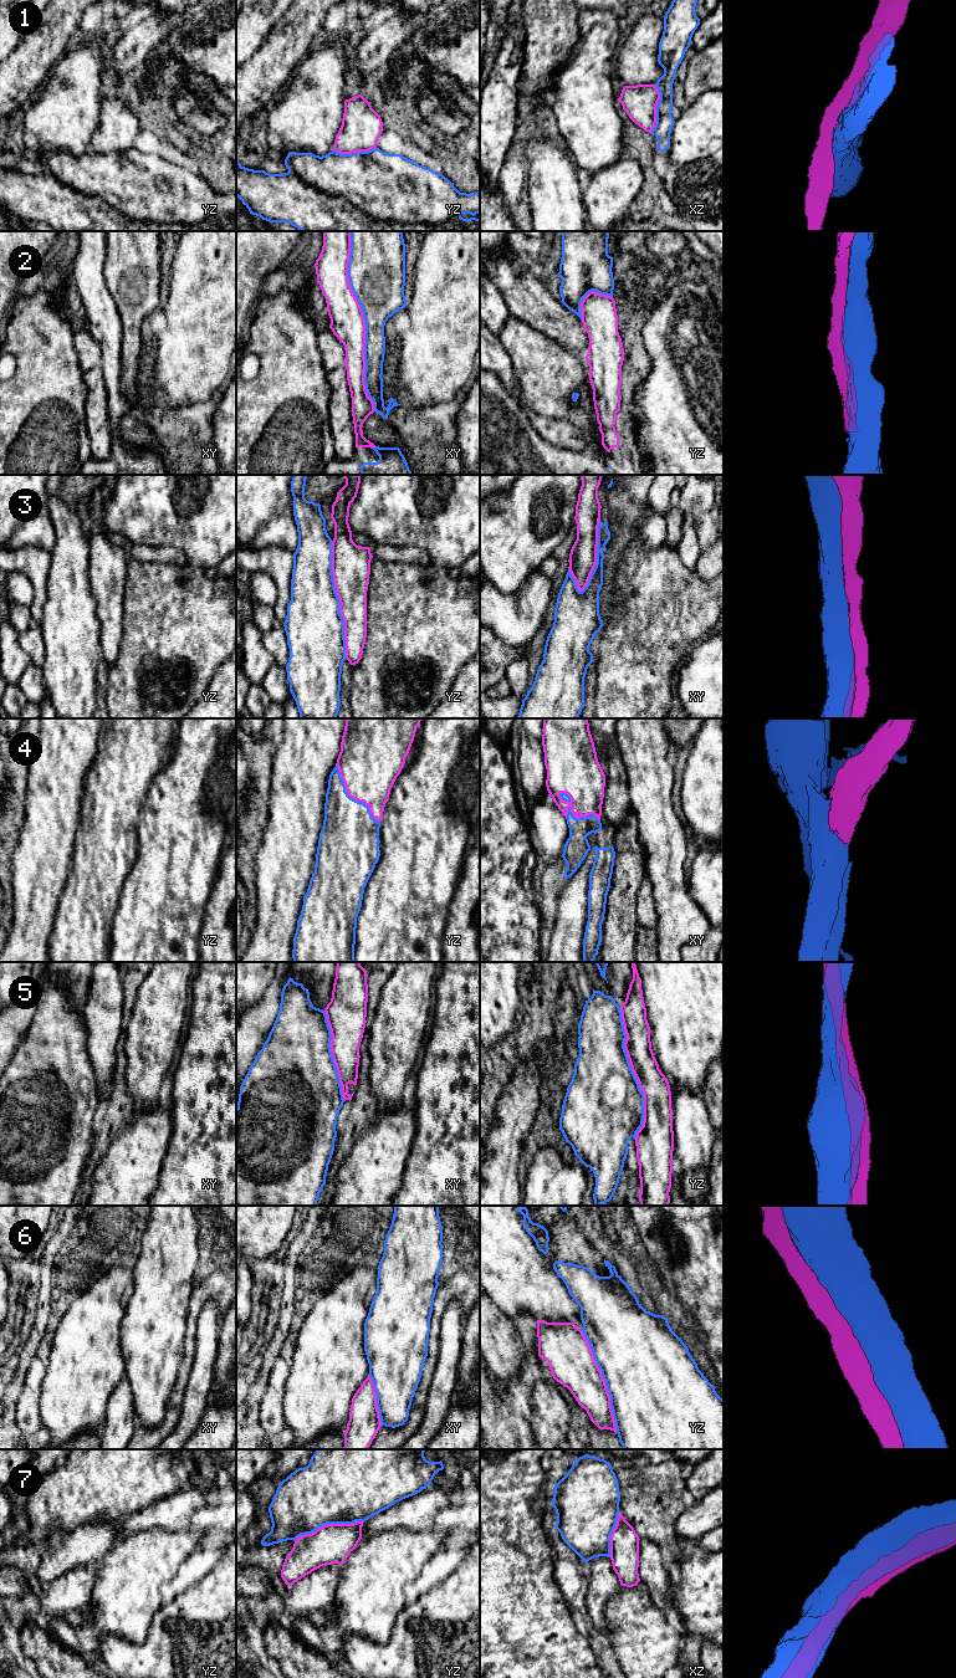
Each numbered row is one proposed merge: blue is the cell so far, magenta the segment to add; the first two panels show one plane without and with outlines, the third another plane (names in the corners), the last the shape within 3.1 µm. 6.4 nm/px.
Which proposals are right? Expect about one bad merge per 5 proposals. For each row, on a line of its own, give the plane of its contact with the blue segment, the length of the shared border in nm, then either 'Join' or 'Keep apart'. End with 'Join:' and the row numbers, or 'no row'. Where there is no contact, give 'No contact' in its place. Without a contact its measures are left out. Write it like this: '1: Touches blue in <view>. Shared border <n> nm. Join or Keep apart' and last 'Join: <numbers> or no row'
1: Touches blue in xz. Shared border 320 nm. Keep apart
2: Touches blue in xy. Shared border 1150 nm. Join
3: Touches blue in yz. Shared border 750 nm. Join
4: Touches blue in yz. Shared border 480 nm. Join
5: Touches blue in yz. Shared border 850 nm. Join
6: Touches blue in yz. Shared border 700 nm. Join
7: Touches blue in yz. Shared border 460 nm. Keep apart
Join: 2, 3, 4, 5, 6

